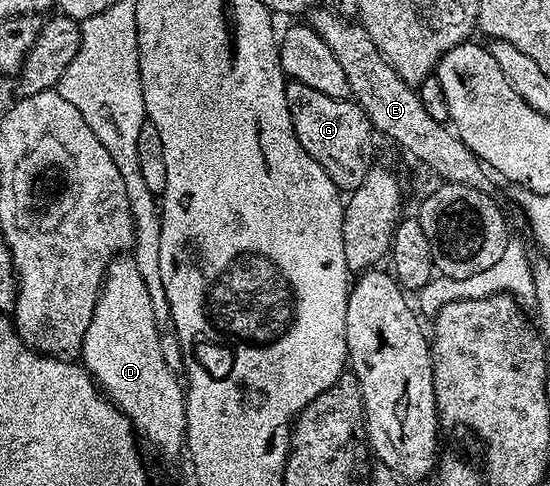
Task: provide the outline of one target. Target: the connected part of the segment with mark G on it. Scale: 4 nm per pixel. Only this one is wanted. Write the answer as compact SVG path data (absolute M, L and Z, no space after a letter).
M295 81L285 82L284 92L290 117L294 121L294 133L302 149L306 149L306 153L310 153L310 157L314 157L314 161L318 161L318 165L326 169L330 181L334 181L341 192L350 193L358 185L362 185L366 173L374 165L374 130L359 104L351 98L339 99L326 93L318 93L318 89L310 89L310 85Z

